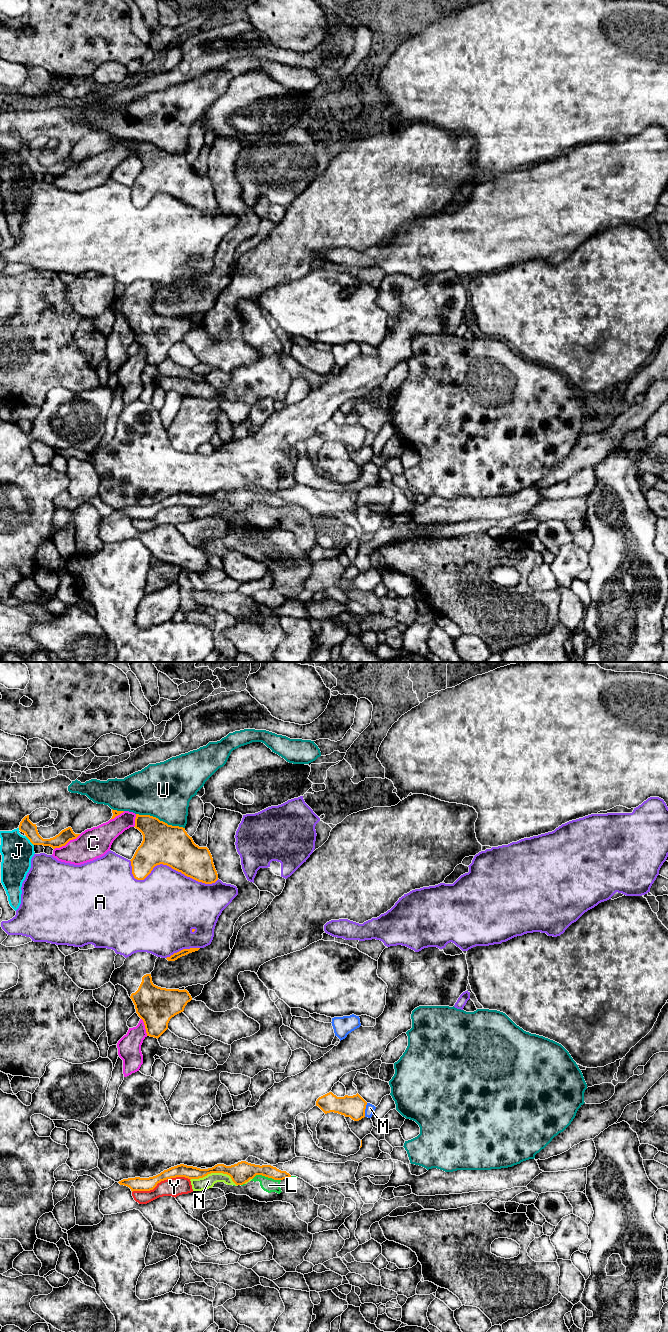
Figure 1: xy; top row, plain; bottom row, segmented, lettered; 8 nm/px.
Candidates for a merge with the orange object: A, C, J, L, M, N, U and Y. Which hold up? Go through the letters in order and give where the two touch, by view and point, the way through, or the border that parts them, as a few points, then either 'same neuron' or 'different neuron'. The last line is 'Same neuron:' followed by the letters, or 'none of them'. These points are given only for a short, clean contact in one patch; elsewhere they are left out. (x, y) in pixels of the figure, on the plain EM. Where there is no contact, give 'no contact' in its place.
A: xy (167, 193) | different neuron
C: xy (67, 170) | different neuron
J: xy (30, 169) | different neuron
L: xy (266, 504) | along xy (252, 506), (256, 503), (264, 503), (280, 508) | different neuron
M: xy (364, 438) | different neuron
N: xy (214, 500) | different neuron
U: xy (159, 148) | different neuron
Y: xy (161, 508) | different neuron
Same neuron: none of them

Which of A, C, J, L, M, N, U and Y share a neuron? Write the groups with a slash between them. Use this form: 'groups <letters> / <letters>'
groups A / C / J / L N / M / U / Y

